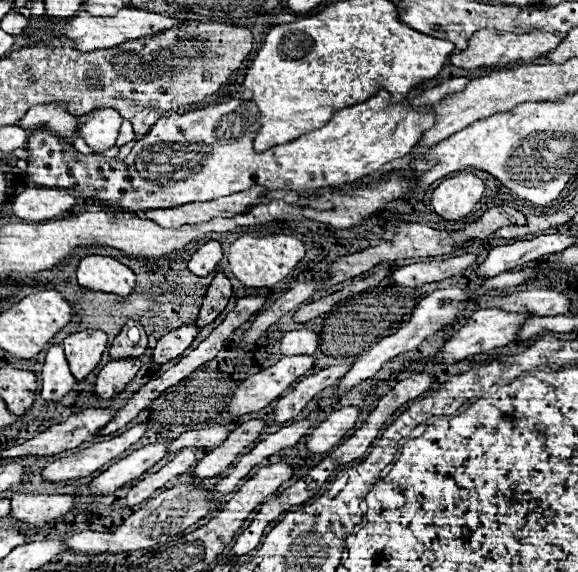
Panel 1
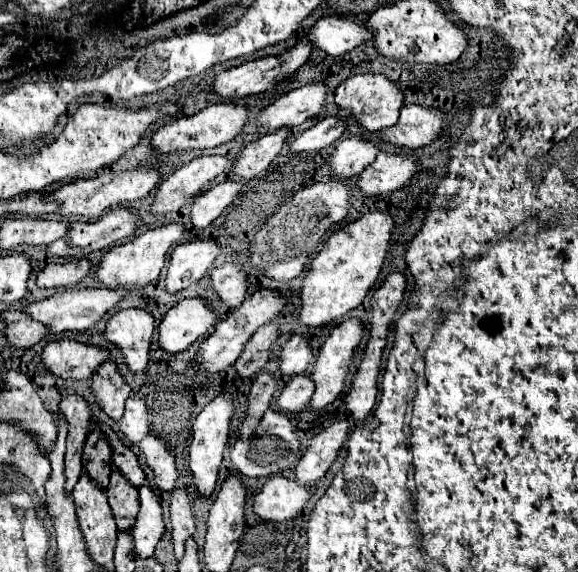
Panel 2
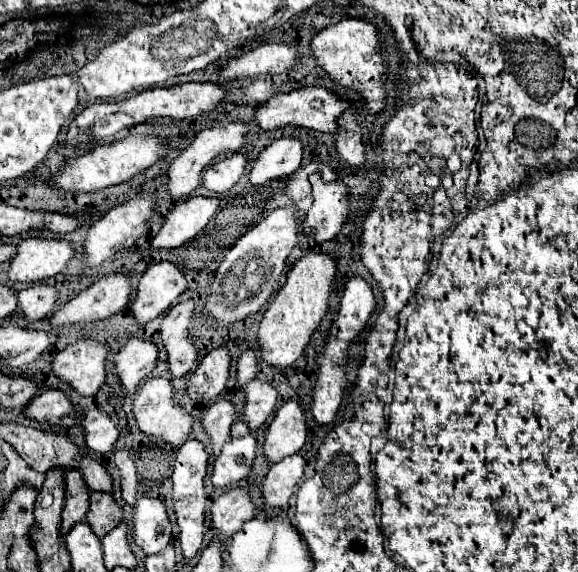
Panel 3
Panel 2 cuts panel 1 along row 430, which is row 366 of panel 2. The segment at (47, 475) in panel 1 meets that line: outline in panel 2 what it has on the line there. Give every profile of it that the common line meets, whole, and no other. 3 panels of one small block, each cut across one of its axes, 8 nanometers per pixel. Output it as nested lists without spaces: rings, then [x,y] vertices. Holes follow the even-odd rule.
[[[130,308],[116,312],[102,334],[112,348],[120,350],[122,364],[126,364],[130,372],[146,368],[154,334],[154,318],[146,310]]]

